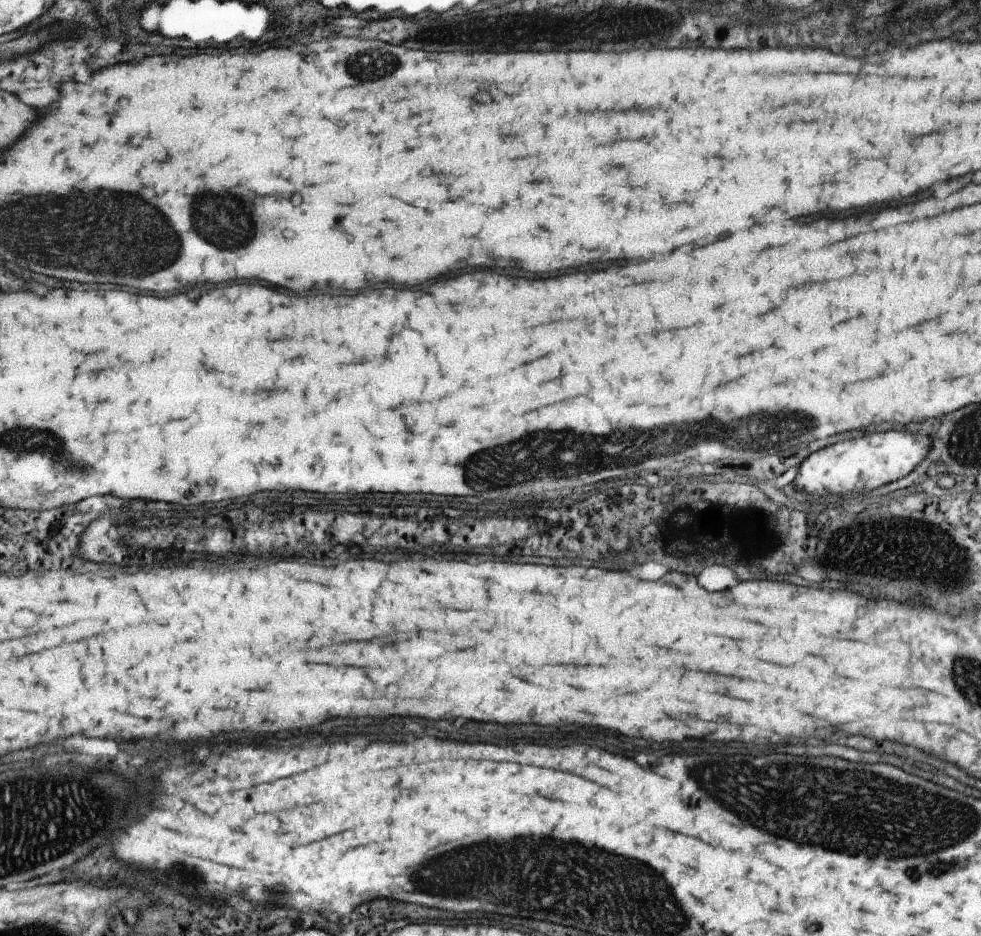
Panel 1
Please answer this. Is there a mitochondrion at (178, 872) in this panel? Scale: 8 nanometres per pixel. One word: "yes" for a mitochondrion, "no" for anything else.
yes

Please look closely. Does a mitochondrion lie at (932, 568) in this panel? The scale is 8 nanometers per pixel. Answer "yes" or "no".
yes

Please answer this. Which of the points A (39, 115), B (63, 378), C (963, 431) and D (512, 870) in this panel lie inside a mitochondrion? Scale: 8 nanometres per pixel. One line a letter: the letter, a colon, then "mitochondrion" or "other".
A: other
B: other
C: mitochondrion
D: mitochondrion

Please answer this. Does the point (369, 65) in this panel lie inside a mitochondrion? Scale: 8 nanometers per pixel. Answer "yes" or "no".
yes

